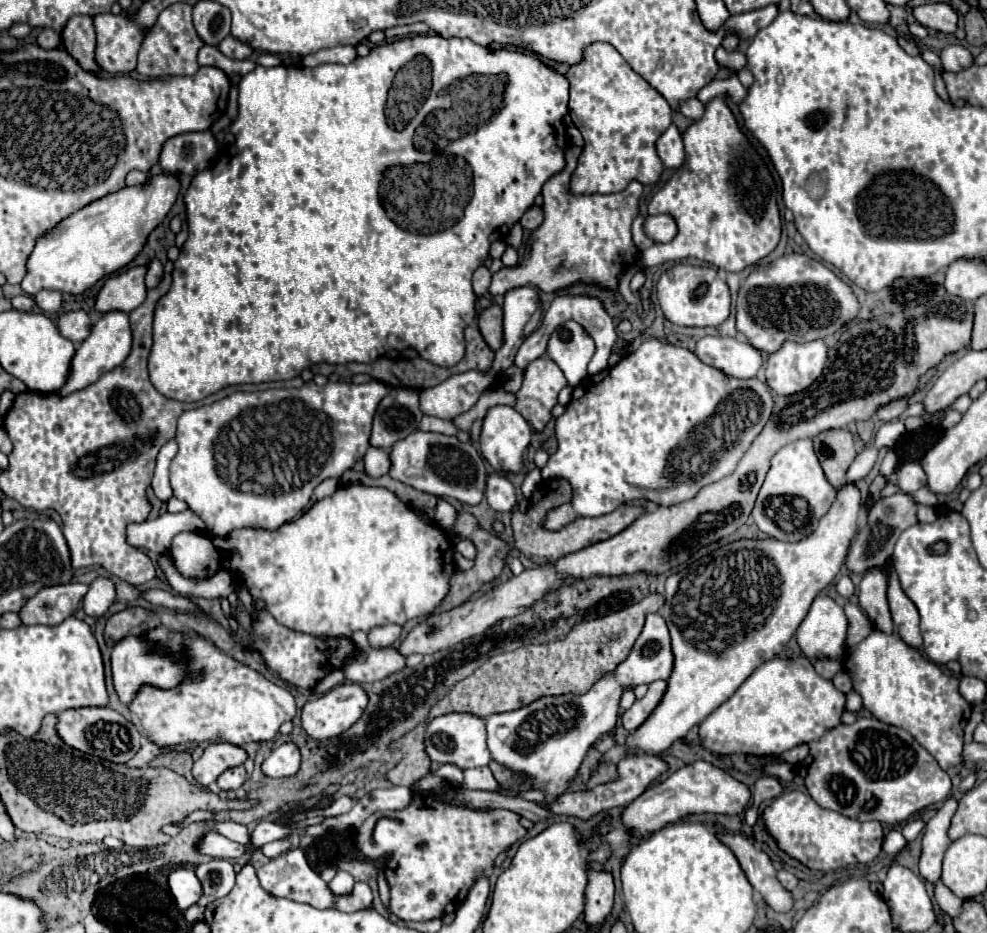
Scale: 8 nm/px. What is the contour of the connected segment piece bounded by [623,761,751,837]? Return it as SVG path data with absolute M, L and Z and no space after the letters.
M695 761L671 773L665 781L649 787L633 803L627 805L623 813L623 825L637 837L645 837L661 827L679 821L689 813L721 813L721 815L743 815L749 807L751 791L745 783L733 779L721 767L707 761Z

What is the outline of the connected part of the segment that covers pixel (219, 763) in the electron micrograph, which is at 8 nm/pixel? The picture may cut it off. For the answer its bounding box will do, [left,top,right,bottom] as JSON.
[193,743,247,787]

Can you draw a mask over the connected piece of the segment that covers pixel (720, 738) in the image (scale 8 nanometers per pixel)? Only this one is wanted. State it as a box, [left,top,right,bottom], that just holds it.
[699,657,845,757]

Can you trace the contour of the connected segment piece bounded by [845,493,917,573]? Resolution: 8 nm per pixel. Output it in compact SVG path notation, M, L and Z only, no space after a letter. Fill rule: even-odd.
M897 493L897 495L891 495L891 497L879 499L869 509L865 529L859 531L859 535L855 537L855 543L851 543L851 547L849 547L849 555L847 555L847 561L845 561L847 569L853 571L853 573L865 573L869 567L885 563L893 553L893 545L895 545L897 537L907 527L911 527L913 523L917 523L917 503L909 495Z

